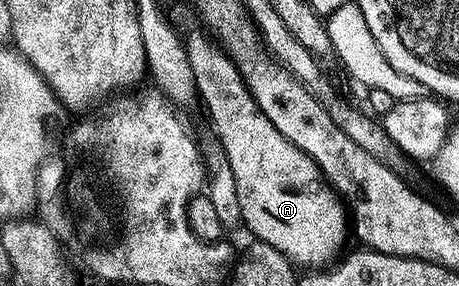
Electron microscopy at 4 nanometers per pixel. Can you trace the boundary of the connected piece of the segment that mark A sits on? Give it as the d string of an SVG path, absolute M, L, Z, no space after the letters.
M205 31L202 32L185 33L184 36L188 62L192 66L194 91L197 99L202 99L203 106L210 111L210 120L214 123L219 142L222 143L221 155L226 156L232 166L243 225L247 229L250 227L255 241L275 247L295 265L321 265L318 264L321 260L328 259L341 248L346 236L348 240L348 216L343 203L323 180L314 160L308 158L292 142L288 142L288 138L284 138L280 130L276 130L276 126L272 126L272 122L268 122L265 114L258 109L258 103L250 89L242 81L237 63L231 60L226 49L217 39L211 38Z

